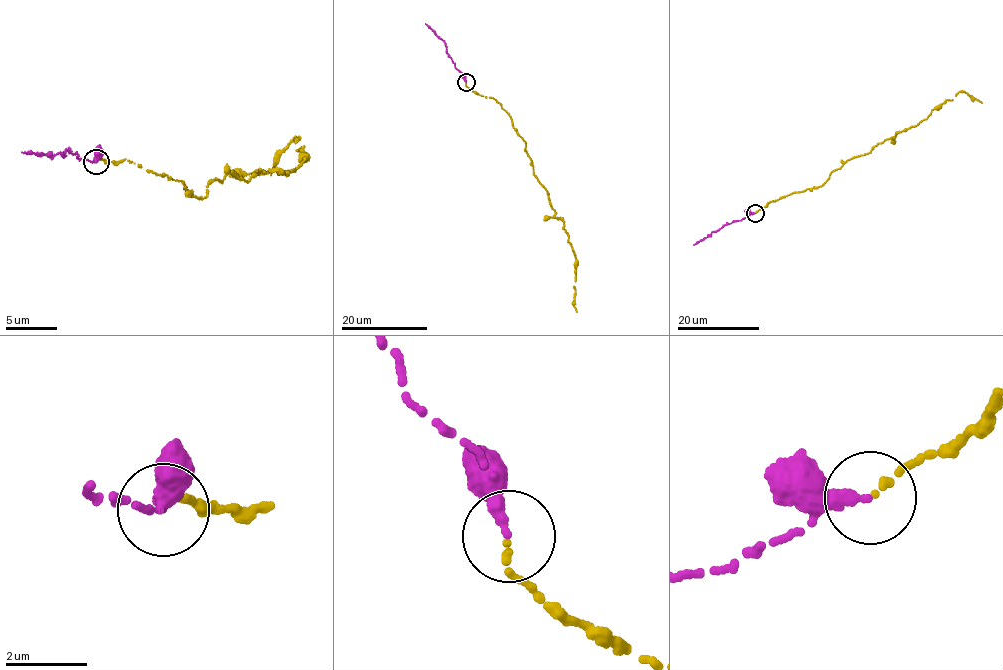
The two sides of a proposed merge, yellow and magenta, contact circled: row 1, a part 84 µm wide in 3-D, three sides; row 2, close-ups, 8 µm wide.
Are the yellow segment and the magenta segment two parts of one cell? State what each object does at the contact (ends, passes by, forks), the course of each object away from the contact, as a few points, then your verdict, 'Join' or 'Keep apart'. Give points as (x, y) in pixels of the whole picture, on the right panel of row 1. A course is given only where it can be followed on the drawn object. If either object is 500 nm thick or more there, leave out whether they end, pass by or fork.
At the ring yellow ends. At the ring magenta ends. Course of yellow: (756, 213), (768, 203), (823, 185), (847, 160), (869, 153), (897, 132), (914, 127), (959, 91), (981, 103). Course of magenta: (755, 213), (726, 224), (694, 244). Join

